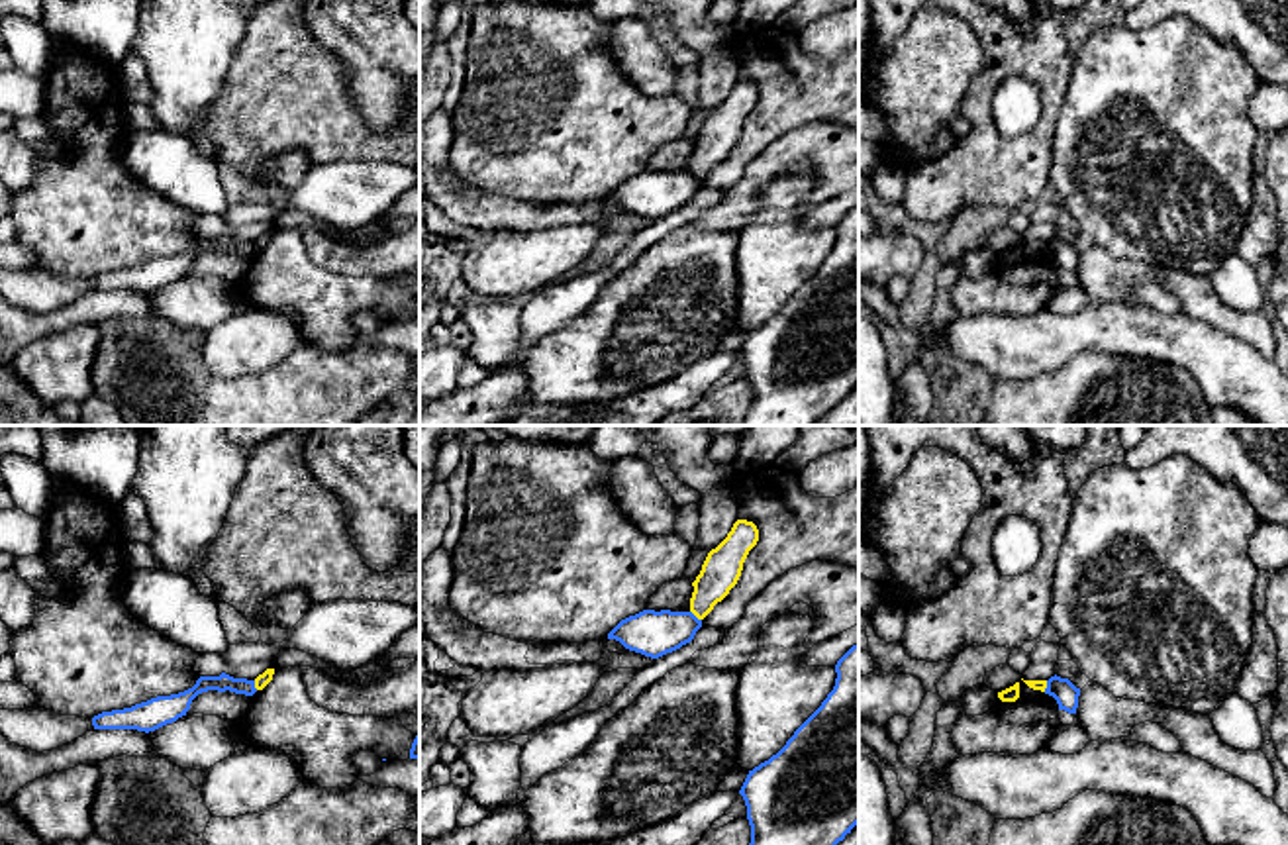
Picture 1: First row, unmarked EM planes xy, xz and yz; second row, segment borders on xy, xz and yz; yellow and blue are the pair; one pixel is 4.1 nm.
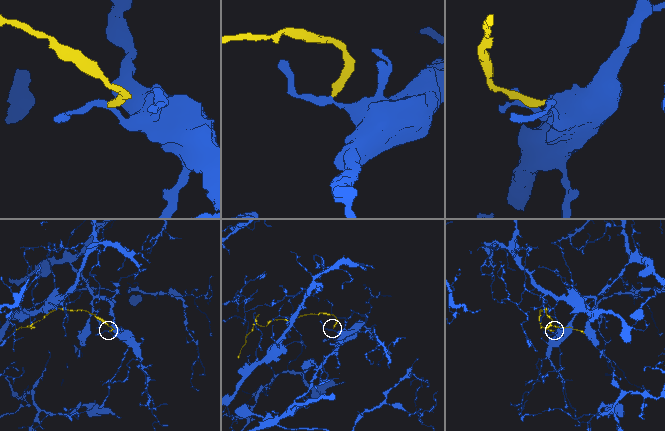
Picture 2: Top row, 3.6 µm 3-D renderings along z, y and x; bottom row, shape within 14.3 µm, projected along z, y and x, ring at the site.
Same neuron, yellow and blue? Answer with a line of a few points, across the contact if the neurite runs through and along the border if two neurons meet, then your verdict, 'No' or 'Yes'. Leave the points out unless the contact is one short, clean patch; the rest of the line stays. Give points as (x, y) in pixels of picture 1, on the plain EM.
Line: xz (691, 171), (700, 181). No

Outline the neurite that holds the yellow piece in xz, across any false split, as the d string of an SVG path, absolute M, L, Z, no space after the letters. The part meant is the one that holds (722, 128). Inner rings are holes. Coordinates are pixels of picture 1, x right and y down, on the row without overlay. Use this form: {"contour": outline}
{"contour": "M737 80L727 98L708 114L700 135L692 143L690 173L704 180L737 145L749 112L759 102L753 82Z"}

